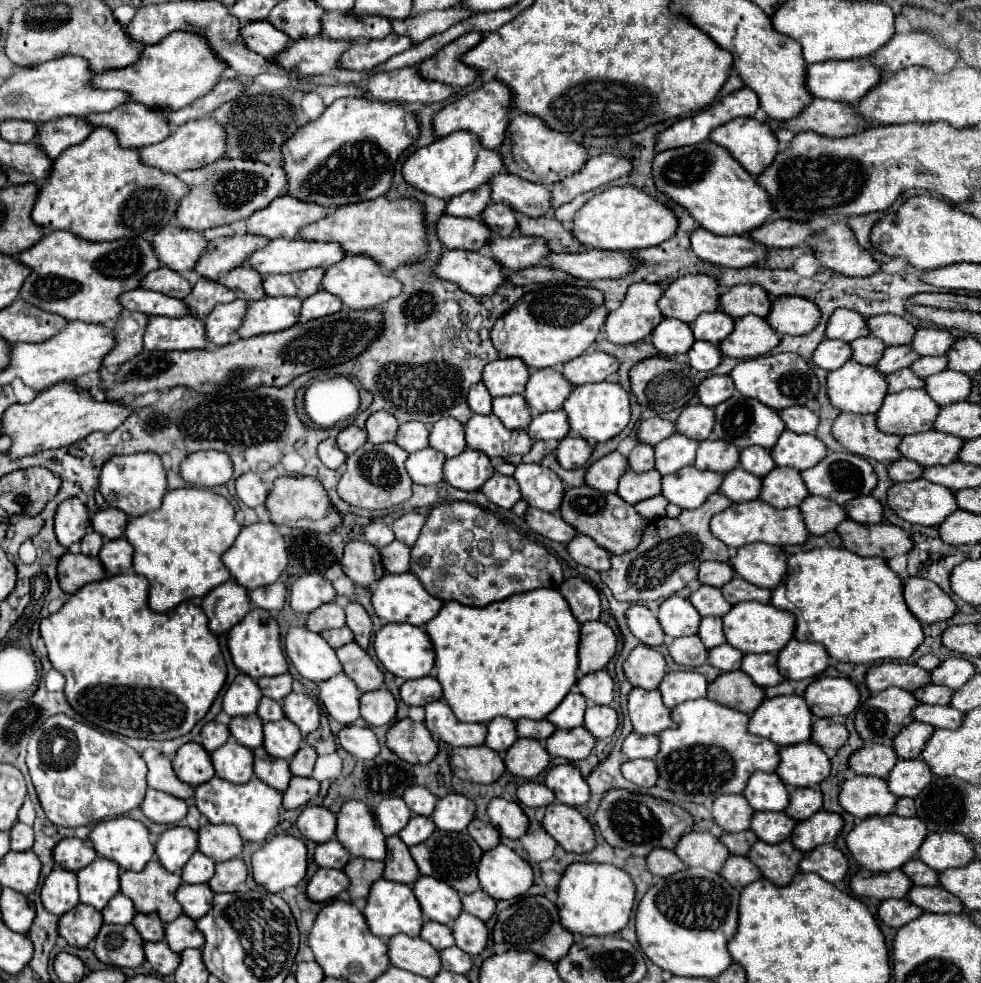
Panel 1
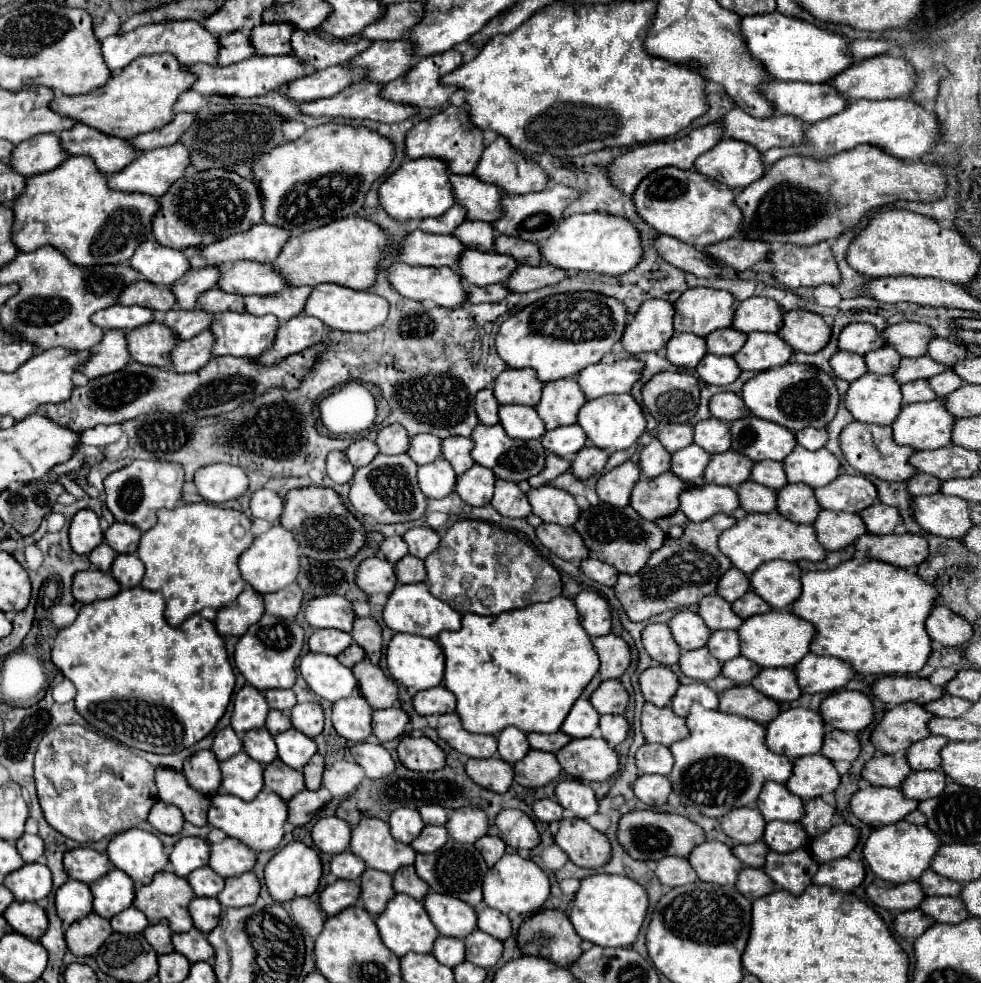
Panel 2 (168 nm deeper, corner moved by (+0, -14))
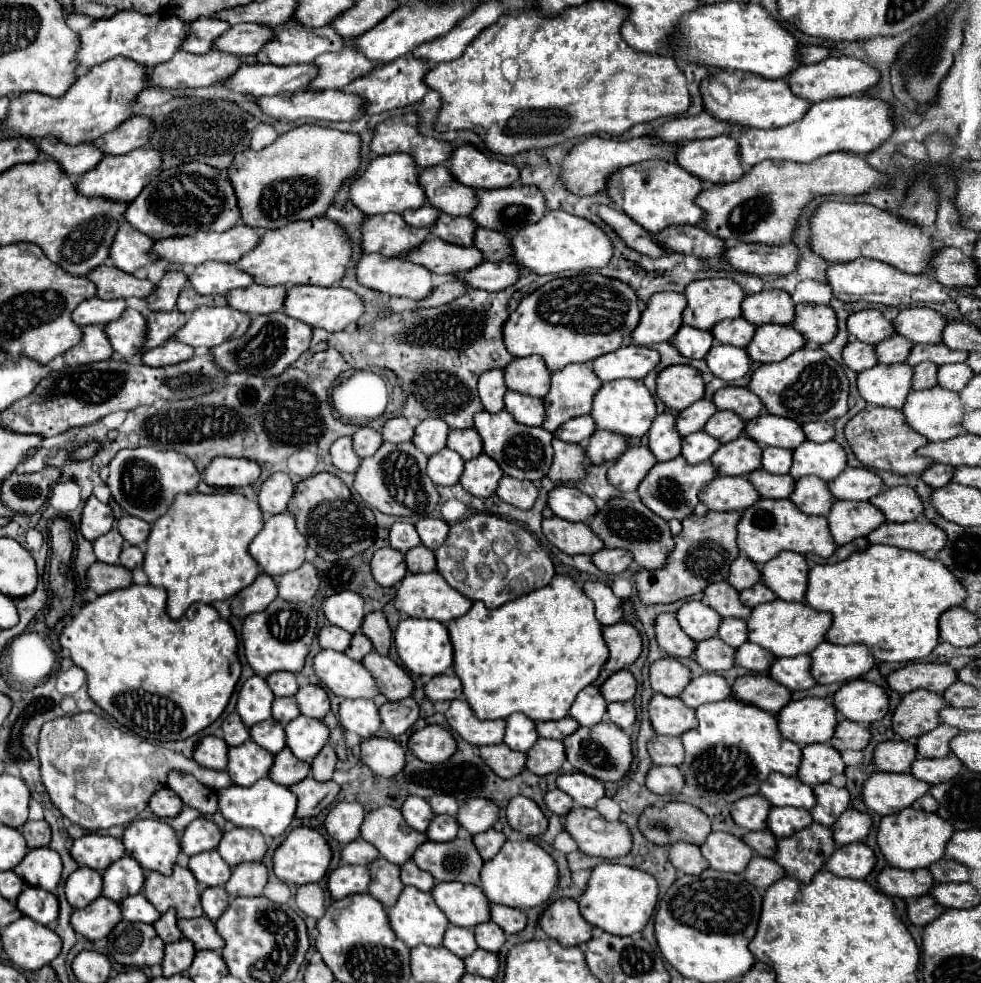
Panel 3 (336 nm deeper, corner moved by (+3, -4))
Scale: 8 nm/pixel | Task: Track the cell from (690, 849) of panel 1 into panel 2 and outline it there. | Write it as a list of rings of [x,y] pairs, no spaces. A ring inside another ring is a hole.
[[[716,840],[696,846],[688,856],[688,860],[700,880],[714,884],[734,886],[742,870],[742,864],[740,860],[736,860],[732,850]]]

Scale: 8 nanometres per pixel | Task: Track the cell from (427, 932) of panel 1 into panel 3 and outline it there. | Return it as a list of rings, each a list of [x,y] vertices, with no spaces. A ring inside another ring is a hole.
[[[449,926],[445,936],[443,936],[443,946],[459,958],[473,954],[477,950],[477,944],[475,944],[475,938],[473,938],[473,928]]]

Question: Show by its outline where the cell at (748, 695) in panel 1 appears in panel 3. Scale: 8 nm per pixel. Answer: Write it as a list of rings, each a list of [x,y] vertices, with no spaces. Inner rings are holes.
[[[767,674],[741,676],[735,680],[731,690],[737,700],[753,704],[771,714],[777,714],[777,710],[781,710],[781,706],[785,706],[791,700],[791,692],[785,686],[781,688]]]

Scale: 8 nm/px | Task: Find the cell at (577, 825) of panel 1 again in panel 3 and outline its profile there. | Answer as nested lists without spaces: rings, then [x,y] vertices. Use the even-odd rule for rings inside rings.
[[[573,808],[565,816],[565,830],[577,842],[579,852],[583,852],[587,856],[621,858],[621,856],[629,854],[629,850],[631,850],[631,834],[629,834],[629,830],[625,830],[625,826],[621,822],[603,820],[603,816],[593,808]]]

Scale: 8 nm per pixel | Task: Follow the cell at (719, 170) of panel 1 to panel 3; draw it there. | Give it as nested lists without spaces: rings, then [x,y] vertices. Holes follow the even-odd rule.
[[[647,160],[631,168],[621,168],[611,174],[607,182],[607,194],[613,202],[645,230],[657,234],[669,226],[679,224],[701,224],[705,218],[703,208],[695,204],[697,194],[703,190],[703,180],[689,174],[675,162]]]

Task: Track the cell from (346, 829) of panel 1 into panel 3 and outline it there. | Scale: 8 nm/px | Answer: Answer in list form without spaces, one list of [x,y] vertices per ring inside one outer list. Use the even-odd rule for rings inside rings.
[[[381,806],[369,812],[361,824],[361,838],[373,844],[391,864],[405,864],[417,846],[425,842],[425,834],[405,826],[401,812],[391,806]]]

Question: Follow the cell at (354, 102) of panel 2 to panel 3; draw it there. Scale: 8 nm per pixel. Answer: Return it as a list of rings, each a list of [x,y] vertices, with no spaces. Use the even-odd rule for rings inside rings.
[[[299,90],[293,94],[277,94],[277,96],[261,96],[257,98],[259,106],[267,116],[273,116],[277,120],[297,120],[297,118],[313,118],[313,120],[355,120],[367,112],[365,98],[355,94],[343,94],[341,90]]]

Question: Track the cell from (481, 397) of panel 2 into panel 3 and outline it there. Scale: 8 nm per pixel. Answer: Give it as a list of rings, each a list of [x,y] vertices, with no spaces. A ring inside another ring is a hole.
[[[489,370],[479,376],[479,398],[487,412],[503,410],[503,394],[507,392],[503,382],[503,370]]]

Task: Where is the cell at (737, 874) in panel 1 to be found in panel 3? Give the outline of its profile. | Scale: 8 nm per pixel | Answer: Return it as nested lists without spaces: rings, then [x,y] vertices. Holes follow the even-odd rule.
[[[753,856],[745,868],[745,880],[751,886],[757,886],[761,890],[769,888],[773,882],[777,882],[783,876],[785,876],[785,870],[771,858]]]

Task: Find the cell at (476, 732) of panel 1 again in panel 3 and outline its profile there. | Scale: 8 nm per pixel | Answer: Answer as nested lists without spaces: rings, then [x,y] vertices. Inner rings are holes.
[[[453,700],[445,718],[449,726],[469,744],[487,746],[503,742],[505,720],[477,720],[465,700]]]

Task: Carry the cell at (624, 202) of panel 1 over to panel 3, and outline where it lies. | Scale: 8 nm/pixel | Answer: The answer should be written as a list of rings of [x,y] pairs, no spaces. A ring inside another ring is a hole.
[[[555,210],[545,214],[541,222],[533,226],[525,226],[521,234],[513,240],[513,256],[521,268],[533,270],[537,274],[551,274],[563,270],[583,270],[583,268],[603,268],[613,258],[613,242],[611,238],[593,222],[573,216],[563,210]]]

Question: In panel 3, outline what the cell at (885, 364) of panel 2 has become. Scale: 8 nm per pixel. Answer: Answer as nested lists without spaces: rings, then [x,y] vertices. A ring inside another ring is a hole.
[[[895,334],[895,336],[875,344],[877,362],[881,362],[881,364],[899,364],[899,362],[905,362],[905,358],[909,356],[911,346],[913,344],[905,336]]]

